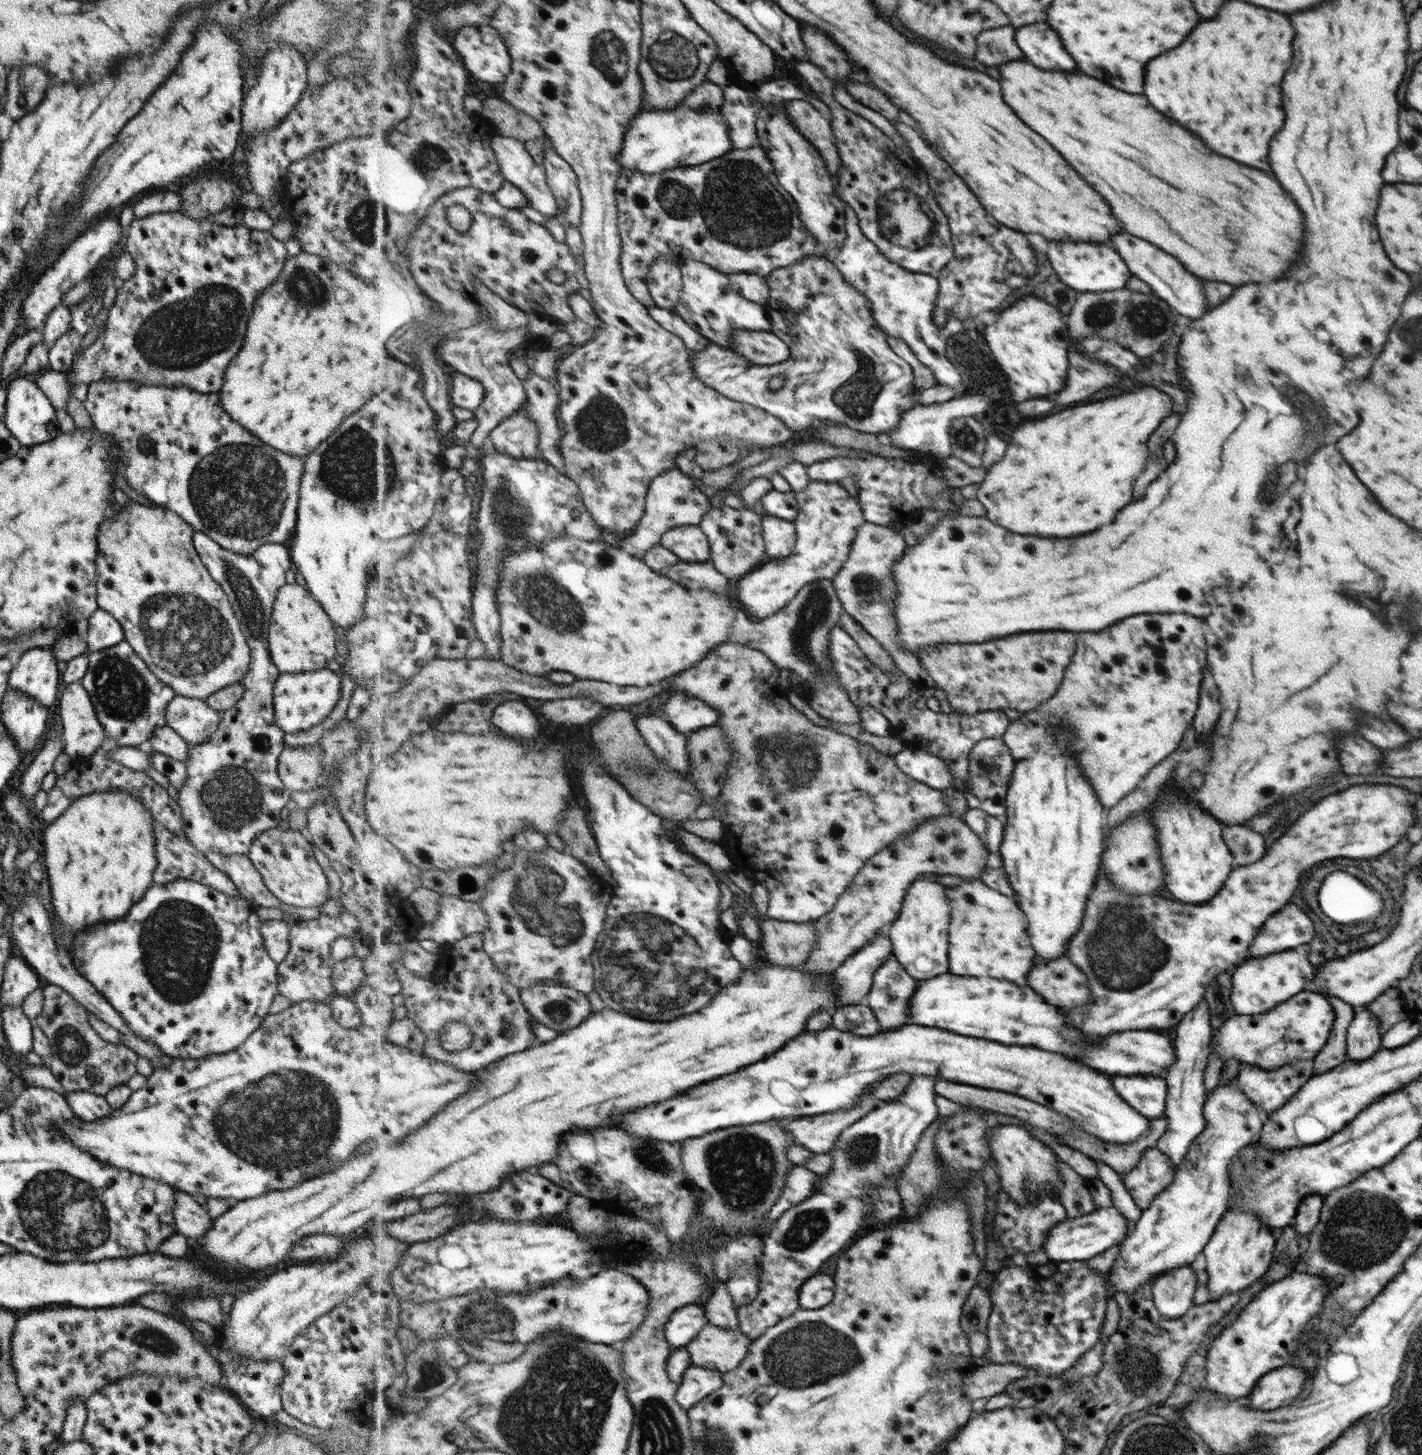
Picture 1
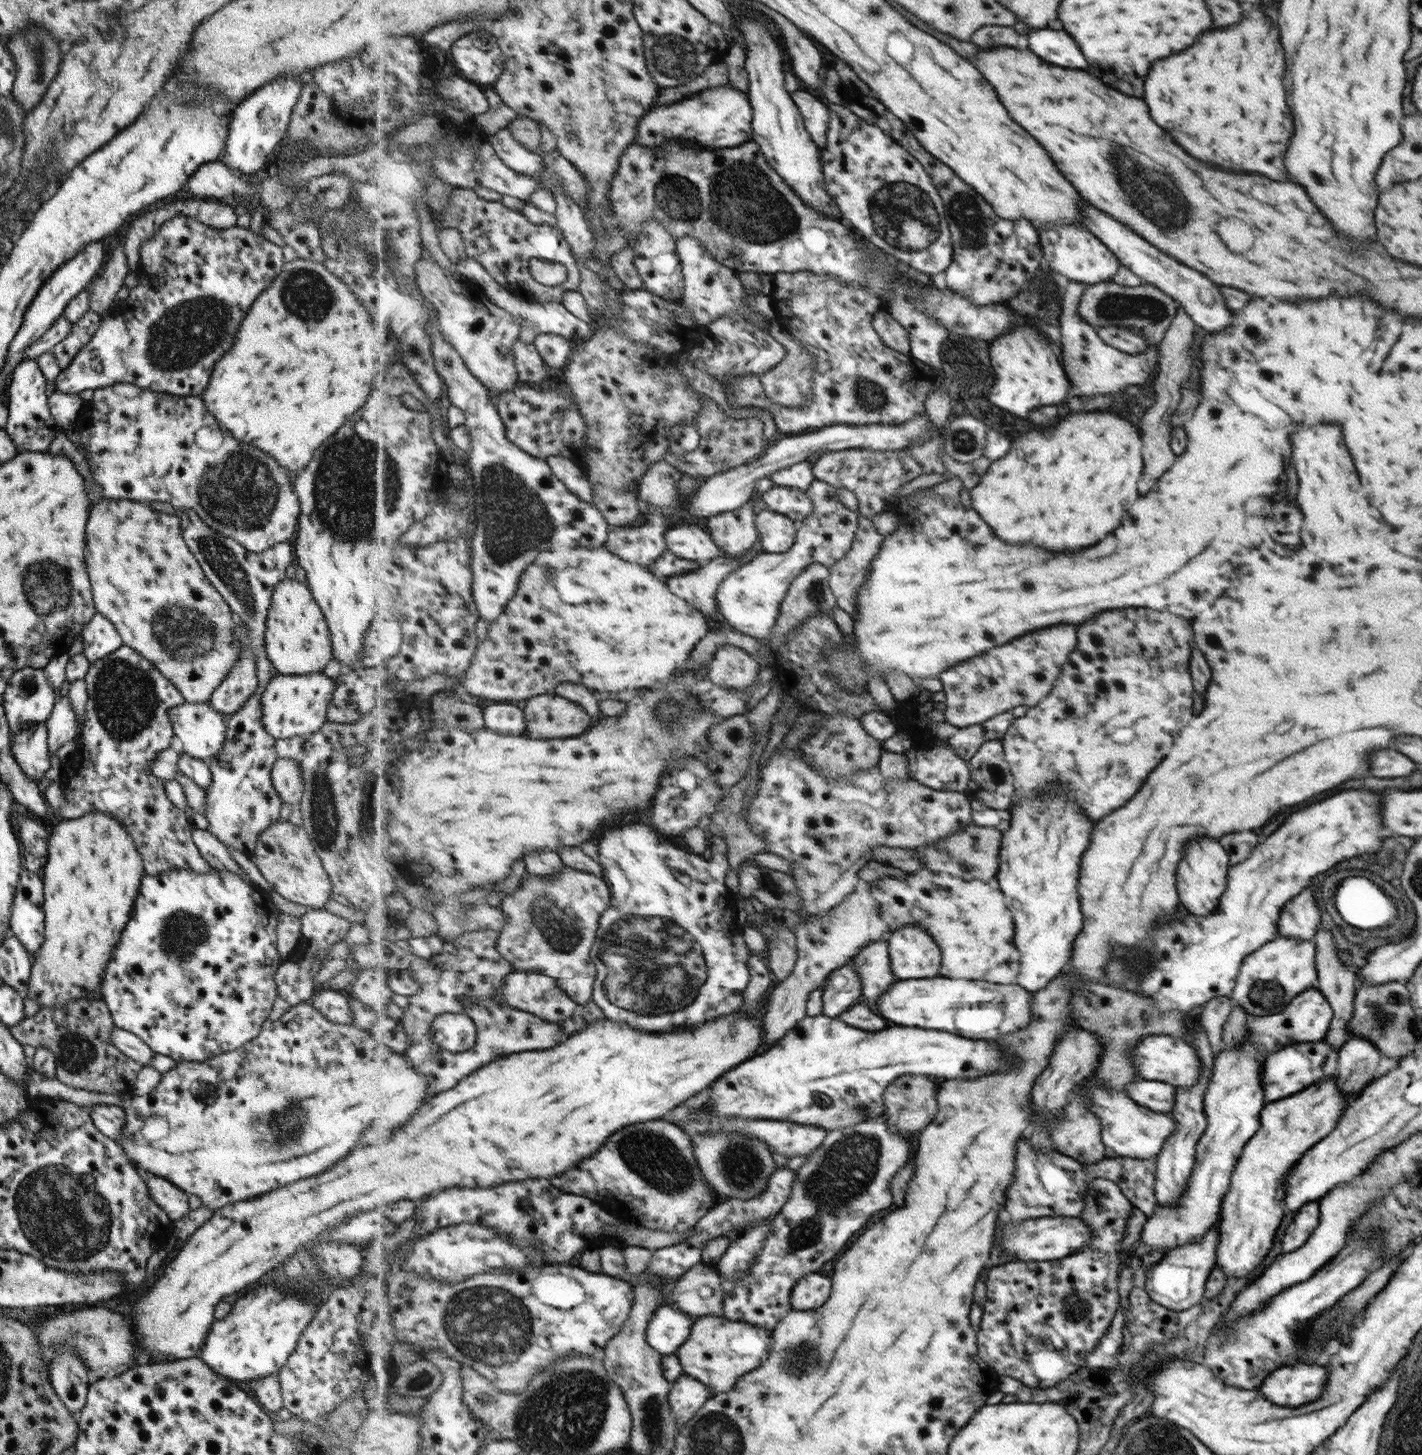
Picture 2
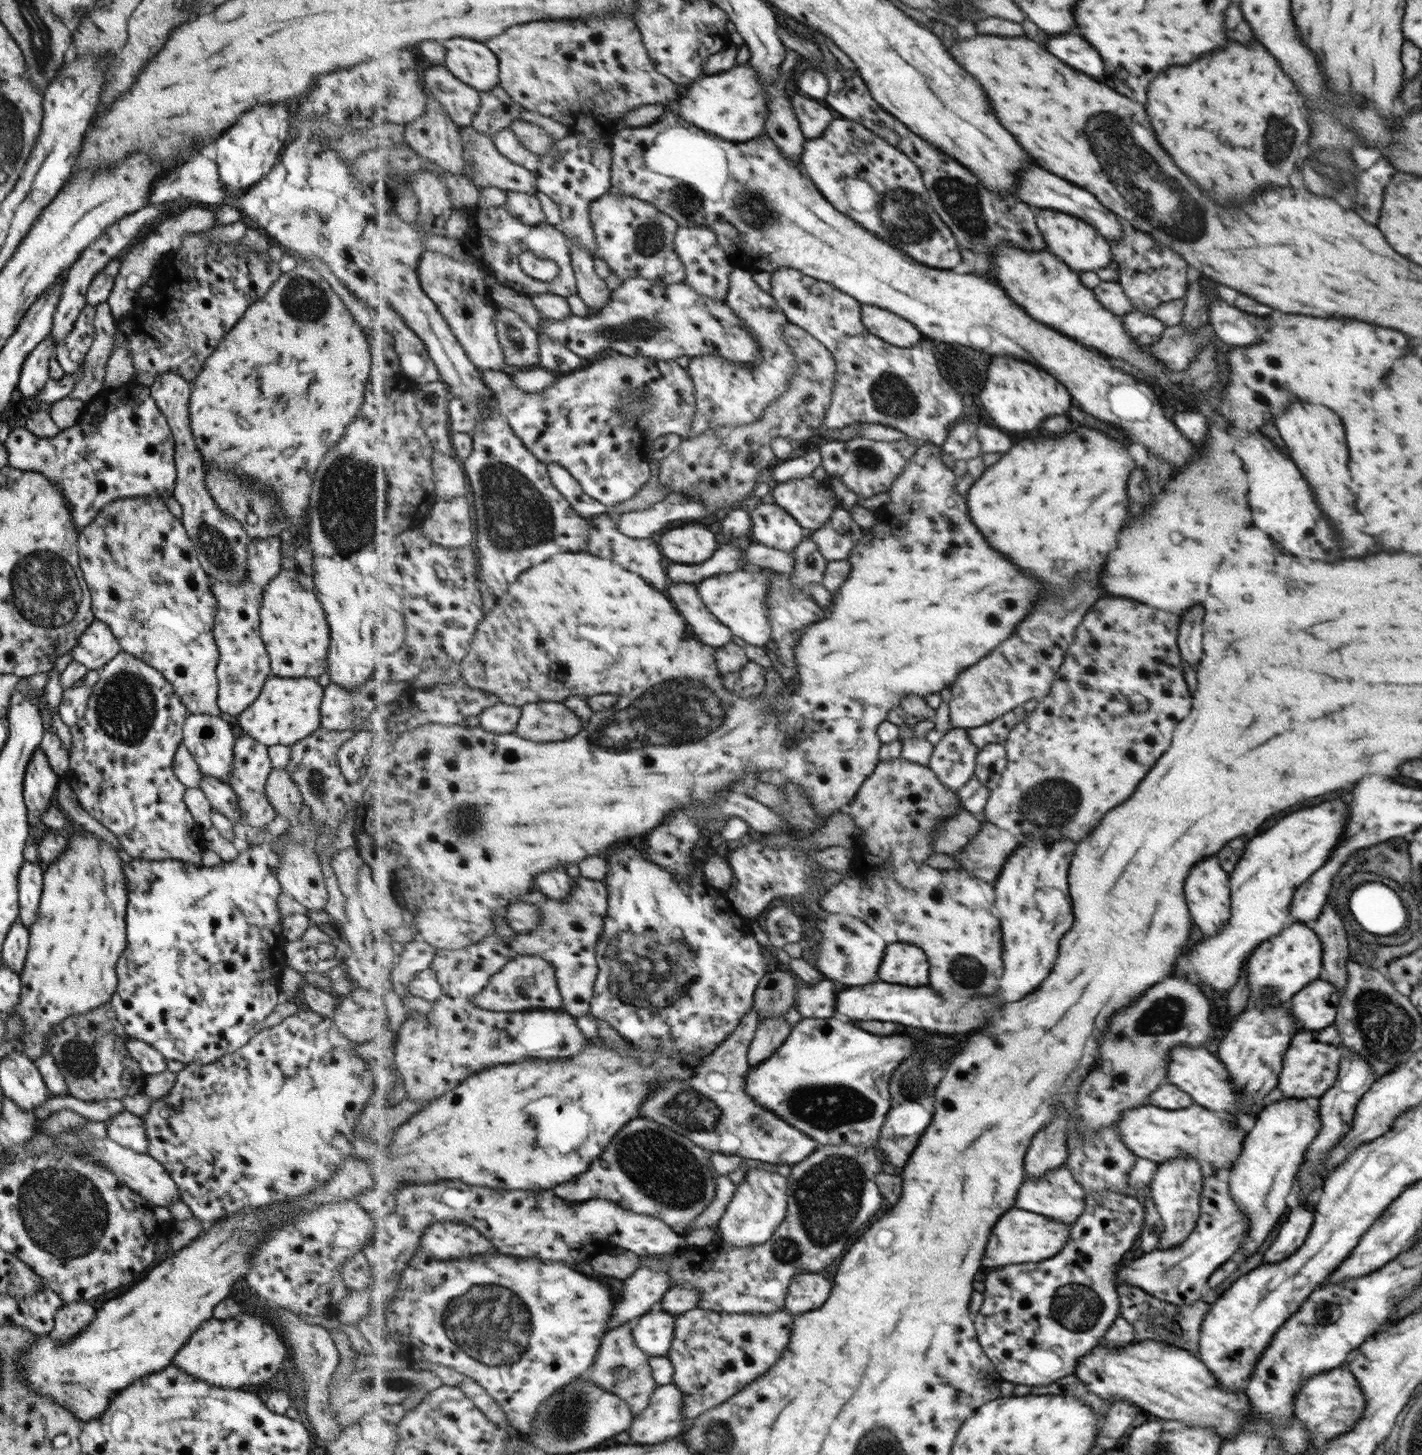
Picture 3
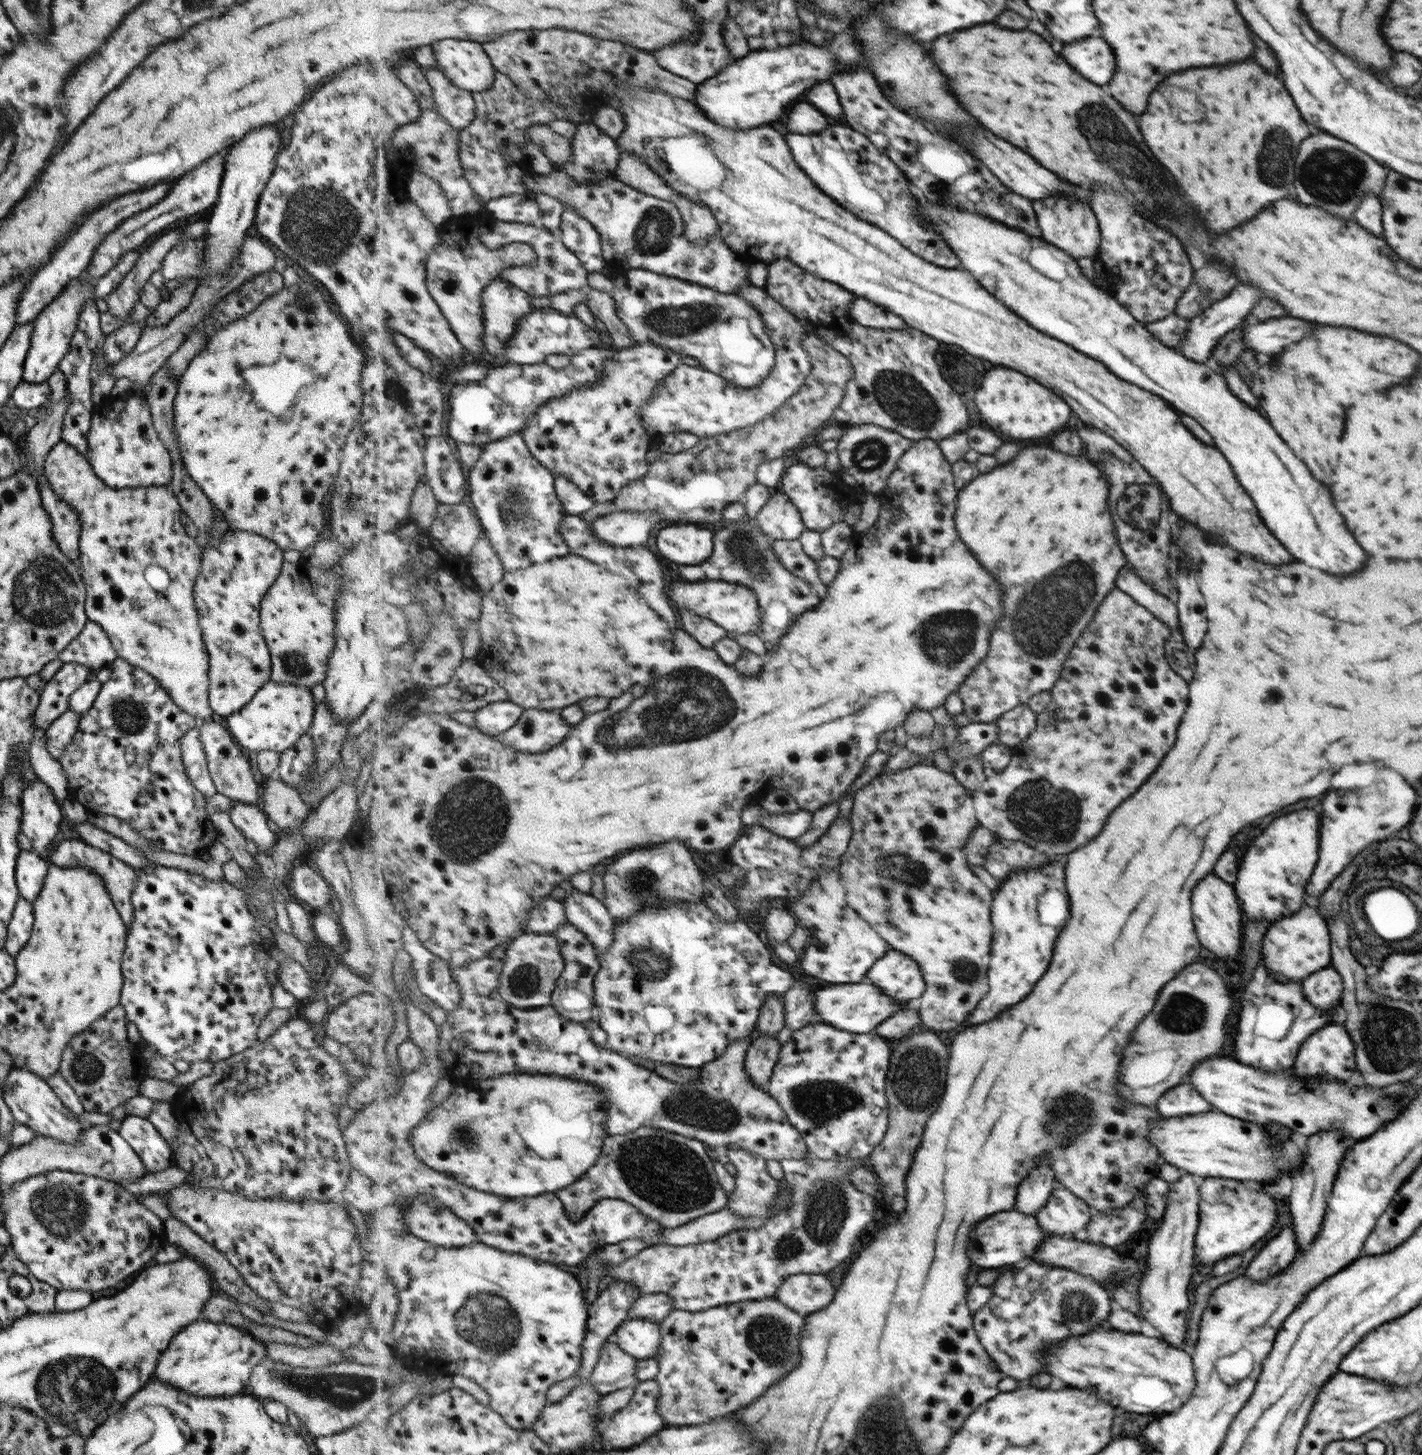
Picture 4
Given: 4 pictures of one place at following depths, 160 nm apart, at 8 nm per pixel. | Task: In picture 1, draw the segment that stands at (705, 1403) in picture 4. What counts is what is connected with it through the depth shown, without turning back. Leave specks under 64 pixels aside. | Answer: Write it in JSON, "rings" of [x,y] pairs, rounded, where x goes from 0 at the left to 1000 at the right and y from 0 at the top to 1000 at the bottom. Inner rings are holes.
{"rings":[[[499,910],[482,926],[487,938],[503,940],[510,944],[517,942],[525,934],[530,921],[521,914]]]}

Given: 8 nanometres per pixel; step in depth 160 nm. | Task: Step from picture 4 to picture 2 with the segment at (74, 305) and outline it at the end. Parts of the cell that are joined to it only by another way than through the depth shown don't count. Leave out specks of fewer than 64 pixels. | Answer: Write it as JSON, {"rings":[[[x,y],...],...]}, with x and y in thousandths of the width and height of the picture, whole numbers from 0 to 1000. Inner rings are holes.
{"rings":[[[16,247],[11,251],[4,265],[3,277],[6,282],[5,290],[3,296],[10,304],[11,308],[17,308],[18,310],[32,310],[39,298],[41,293],[34,285],[33,270],[35,267],[34,263],[29,257],[26,249],[23,247]]]}

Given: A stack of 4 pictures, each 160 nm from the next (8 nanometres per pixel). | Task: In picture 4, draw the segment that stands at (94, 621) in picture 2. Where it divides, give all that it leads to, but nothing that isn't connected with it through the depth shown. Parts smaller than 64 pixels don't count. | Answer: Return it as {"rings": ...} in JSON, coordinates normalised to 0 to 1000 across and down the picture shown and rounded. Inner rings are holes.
{"rings":[[[61,427],[57,434],[39,451],[45,456],[52,455],[65,462],[76,459],[82,452],[80,444],[74,434],[64,427]]]}

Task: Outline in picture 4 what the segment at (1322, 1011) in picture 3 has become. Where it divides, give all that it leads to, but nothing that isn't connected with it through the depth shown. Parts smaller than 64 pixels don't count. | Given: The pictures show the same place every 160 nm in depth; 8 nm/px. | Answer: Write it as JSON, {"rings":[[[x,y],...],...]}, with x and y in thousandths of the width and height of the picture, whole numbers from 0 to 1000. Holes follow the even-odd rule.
{"rings":[[[933,664],[922,669],[922,671],[914,675],[918,688],[928,694],[934,694],[943,687],[944,674],[936,665]]]}

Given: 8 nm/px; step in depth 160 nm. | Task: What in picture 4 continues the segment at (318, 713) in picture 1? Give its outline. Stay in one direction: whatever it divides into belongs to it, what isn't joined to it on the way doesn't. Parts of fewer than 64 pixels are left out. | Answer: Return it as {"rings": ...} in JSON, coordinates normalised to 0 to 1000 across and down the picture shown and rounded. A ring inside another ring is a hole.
{"rings":[[[191,467],[186,469],[185,471],[181,474],[181,476],[177,479],[172,485],[170,485],[167,489],[162,490],[159,493],[160,500],[163,508],[173,515],[193,515],[199,517],[205,514],[210,507],[216,504],[217,498],[221,490],[221,480],[217,473],[214,471],[207,471],[207,470],[194,469]]]}

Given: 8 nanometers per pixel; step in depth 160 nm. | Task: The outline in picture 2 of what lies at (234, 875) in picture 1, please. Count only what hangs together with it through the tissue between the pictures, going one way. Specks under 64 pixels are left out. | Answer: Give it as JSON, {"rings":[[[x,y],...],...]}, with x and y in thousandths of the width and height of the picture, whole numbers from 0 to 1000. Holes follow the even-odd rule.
{"rings":[[[136,570],[134,572],[134,577],[139,582],[141,590],[148,597],[163,599],[168,603],[176,605],[174,601],[164,592],[160,582],[155,580],[155,579],[153,579],[146,571]]]}

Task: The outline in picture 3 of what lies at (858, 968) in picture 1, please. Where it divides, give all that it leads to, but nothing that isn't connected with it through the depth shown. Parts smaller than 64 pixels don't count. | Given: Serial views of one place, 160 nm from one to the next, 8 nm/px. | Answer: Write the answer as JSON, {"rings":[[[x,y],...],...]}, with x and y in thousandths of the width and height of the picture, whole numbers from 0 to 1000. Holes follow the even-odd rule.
{"rings":[[[579,673],[573,678],[565,675],[560,680],[561,694],[564,700],[587,698],[589,684],[587,682],[587,675],[584,673]]]}

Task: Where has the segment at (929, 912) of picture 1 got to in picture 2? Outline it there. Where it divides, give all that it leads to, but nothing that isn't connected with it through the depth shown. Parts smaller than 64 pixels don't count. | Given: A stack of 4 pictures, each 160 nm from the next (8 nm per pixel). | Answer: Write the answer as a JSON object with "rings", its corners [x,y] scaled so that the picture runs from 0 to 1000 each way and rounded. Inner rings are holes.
{"rings":[[[634,636],[624,642],[627,666],[633,674],[659,671],[663,656],[657,643],[649,636]]]}

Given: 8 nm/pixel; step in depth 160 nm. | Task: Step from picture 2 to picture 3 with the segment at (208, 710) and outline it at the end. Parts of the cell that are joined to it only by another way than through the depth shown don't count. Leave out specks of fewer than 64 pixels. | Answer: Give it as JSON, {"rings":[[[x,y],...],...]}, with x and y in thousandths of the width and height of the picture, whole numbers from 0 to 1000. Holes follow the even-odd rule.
{"rings":[[[133,490],[128,496],[127,511],[135,518],[141,532],[153,535],[154,537],[160,539],[164,525],[163,513],[165,511],[162,499],[154,492]]]}

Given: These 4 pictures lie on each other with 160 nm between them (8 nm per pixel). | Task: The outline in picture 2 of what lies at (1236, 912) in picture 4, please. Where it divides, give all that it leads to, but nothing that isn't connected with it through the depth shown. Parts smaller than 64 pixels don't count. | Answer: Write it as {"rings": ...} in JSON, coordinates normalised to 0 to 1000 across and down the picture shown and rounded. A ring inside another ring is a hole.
{"rings":[[[839,576],[835,579],[832,586],[832,592],[829,592],[829,621],[833,626],[847,630],[857,625],[859,614],[862,612],[864,601],[864,587],[857,577],[852,576]]]}

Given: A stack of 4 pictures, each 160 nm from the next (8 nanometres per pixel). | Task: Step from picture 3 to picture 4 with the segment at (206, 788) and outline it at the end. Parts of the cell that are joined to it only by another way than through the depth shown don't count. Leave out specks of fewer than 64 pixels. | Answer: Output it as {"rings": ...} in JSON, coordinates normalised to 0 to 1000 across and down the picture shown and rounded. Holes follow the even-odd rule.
{"rings":[[[162,551],[160,560],[162,566],[169,572],[174,579],[179,579],[182,585],[190,585],[195,573],[183,556],[177,553]]]}

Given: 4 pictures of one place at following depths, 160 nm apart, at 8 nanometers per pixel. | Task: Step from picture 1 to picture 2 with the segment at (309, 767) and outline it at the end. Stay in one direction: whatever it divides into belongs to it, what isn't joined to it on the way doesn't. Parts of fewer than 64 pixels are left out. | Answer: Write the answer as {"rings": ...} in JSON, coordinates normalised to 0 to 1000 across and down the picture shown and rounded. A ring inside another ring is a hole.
{"rings":[[[195,521],[191,526],[190,536],[198,551],[209,554],[213,545],[213,539],[209,523]]]}

